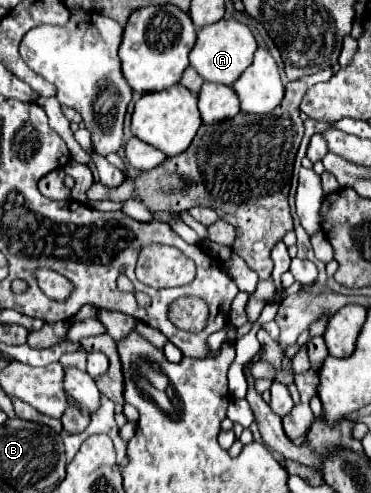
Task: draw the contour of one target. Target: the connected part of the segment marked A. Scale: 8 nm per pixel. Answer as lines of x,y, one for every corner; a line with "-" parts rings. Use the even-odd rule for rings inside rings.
219,20
197,32
197,44
191,50
189,60
191,60
191,66
207,82
233,84
245,72
245,68
251,66
255,50
257,50
257,40
247,24
237,22
237,20

